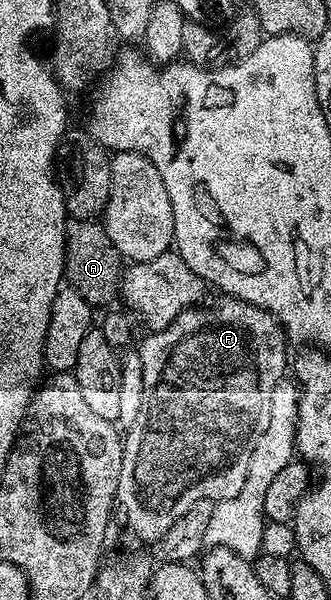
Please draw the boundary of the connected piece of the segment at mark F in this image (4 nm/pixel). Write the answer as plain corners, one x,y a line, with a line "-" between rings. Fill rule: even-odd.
223,298
220,301
220,304
215,304
212,308
196,306
185,309
181,314
177,314
177,318
168,328
160,328
147,334
151,336
145,337
143,345
138,345
137,348
143,367
143,416
145,424
147,420
147,429
144,430
140,440
128,439
123,445
123,469
117,482
115,503
118,515
120,512
124,522
143,540
162,541
164,534
191,509
195,502
202,499
214,502
227,501
241,494
242,486
250,474
250,459
255,451
256,441
259,436
265,434
266,427
269,426
274,387
279,380
284,379
286,372
283,371
286,368
288,371
289,368
289,356
287,360
289,344
283,329
279,327
279,321
274,316
257,306
246,304
244,300

